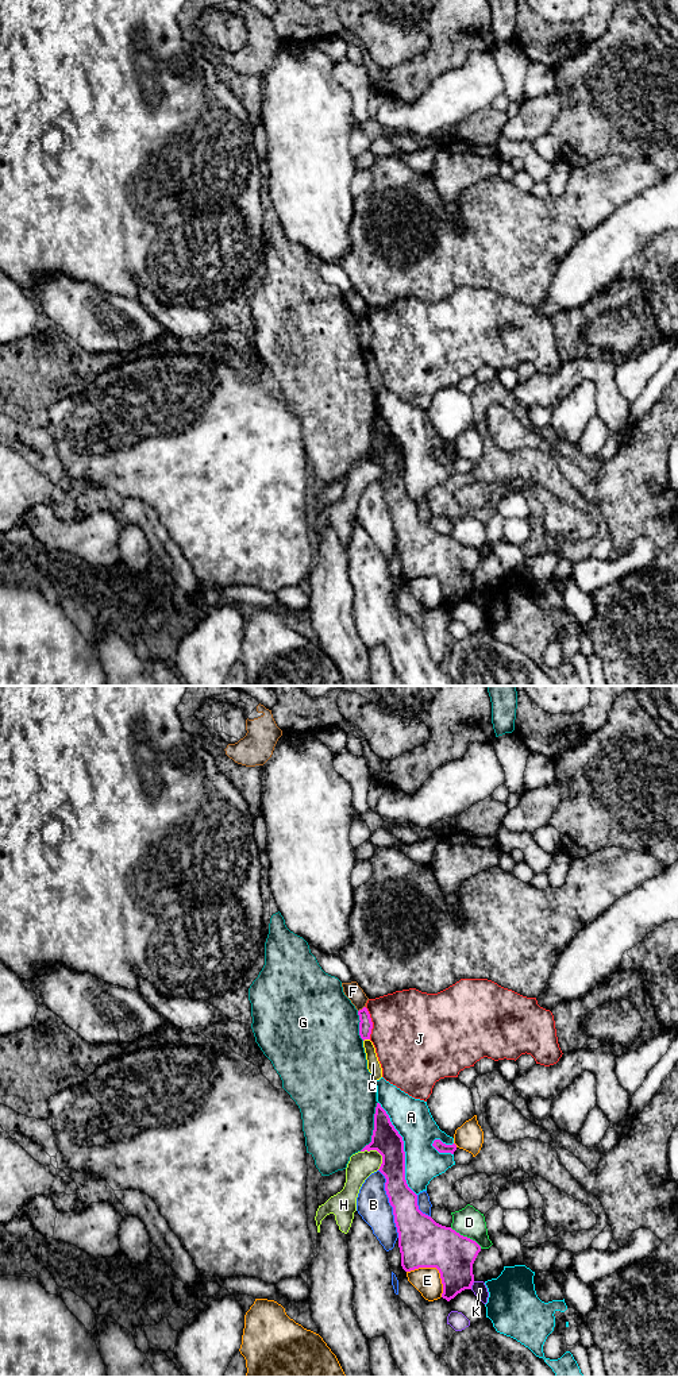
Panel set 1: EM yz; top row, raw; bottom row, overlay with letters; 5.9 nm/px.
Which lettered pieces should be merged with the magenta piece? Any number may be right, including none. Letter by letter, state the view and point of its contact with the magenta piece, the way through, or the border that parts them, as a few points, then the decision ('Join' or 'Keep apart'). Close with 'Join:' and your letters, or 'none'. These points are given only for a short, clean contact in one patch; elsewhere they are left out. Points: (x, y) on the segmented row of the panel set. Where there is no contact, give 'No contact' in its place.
A: Touches magenta at yz (403, 1149). Keep apart
B: Touches magenta at yz (389, 1202). Keep apart
C: Touches magenta at yz (366, 1038). Boundary: yz (369, 1038), (363, 1041). Keep apart
D: Touches magenta at yz (466, 1237). Keep apart
E: Touches magenta at yz (435, 1266). Keep apart
F: Touches magenta at yz (362, 1009). Boundary: yz (365, 1006), (358, 1011). Keep apart
G: Touches magenta at yz (374, 1127). Keep apart
H: Touches magenta at yz (377, 1150). Keep apart
J: Touches magenta at yz (372, 1023). Keep apart
K: Touches magenta at yz (472, 1284). Keep apart
Join: none

